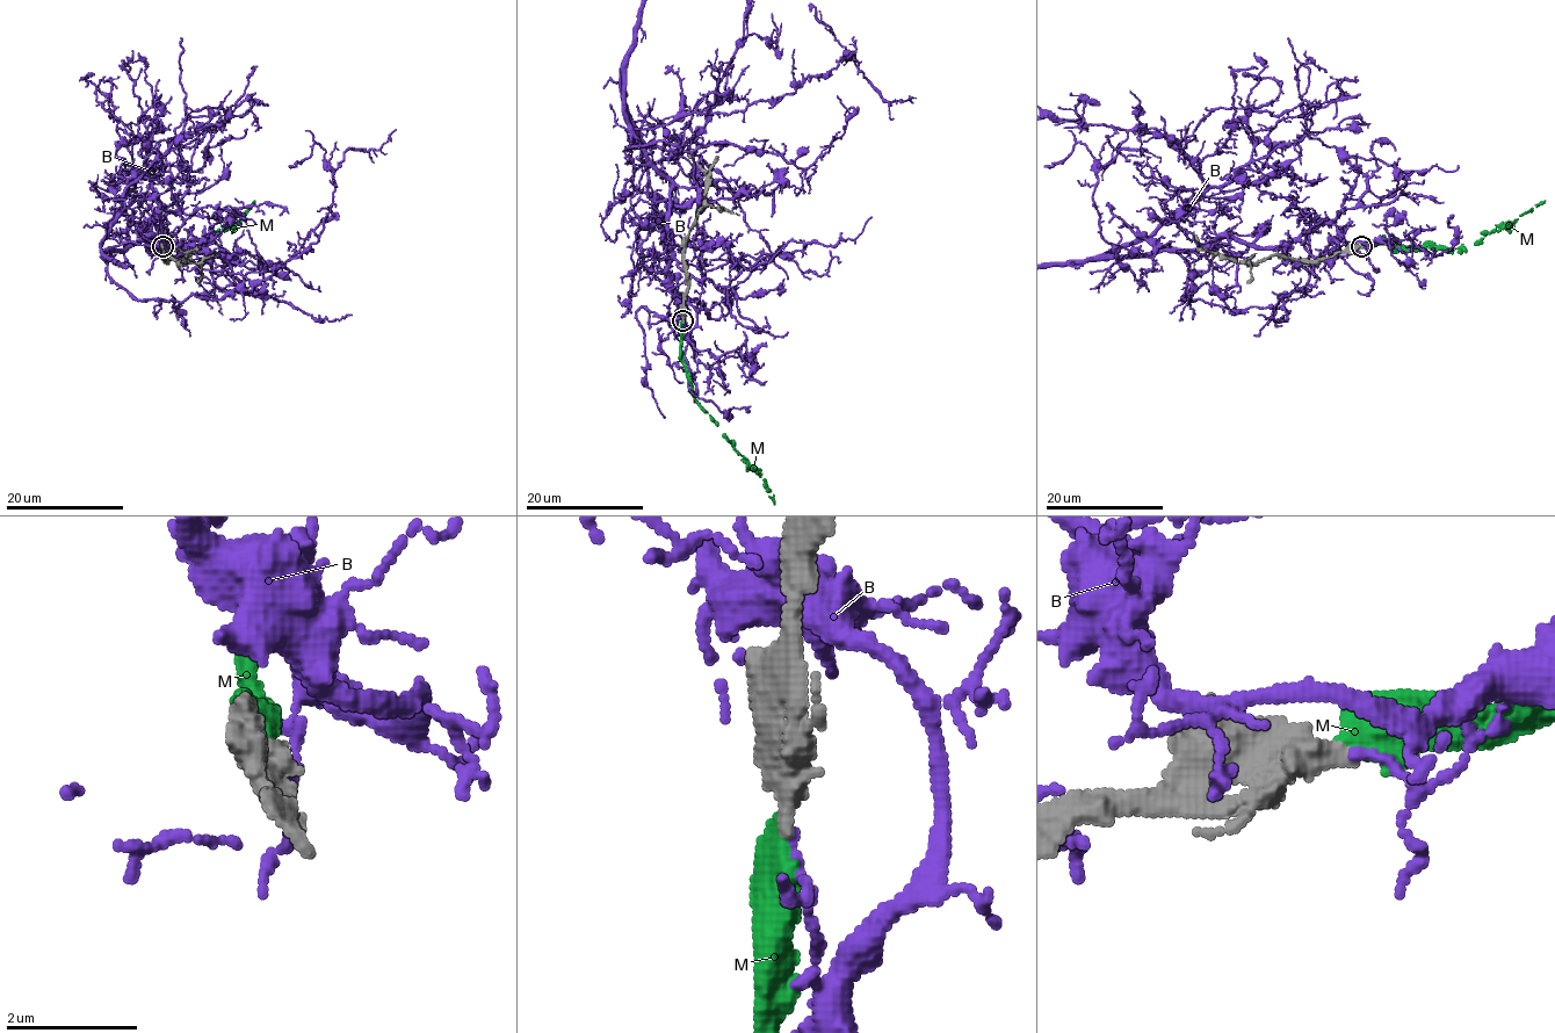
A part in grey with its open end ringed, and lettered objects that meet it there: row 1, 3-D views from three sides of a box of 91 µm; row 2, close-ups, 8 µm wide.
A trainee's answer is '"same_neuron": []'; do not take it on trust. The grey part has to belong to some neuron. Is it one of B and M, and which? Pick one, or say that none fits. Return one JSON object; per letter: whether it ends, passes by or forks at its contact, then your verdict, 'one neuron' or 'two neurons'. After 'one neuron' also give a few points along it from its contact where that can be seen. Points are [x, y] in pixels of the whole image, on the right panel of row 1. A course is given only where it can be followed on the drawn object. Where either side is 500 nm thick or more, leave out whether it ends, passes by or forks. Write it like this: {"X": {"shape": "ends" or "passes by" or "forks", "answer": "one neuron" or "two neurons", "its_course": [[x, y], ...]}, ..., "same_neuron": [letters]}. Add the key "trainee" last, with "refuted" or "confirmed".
{"B": {"shape": "ends", "answer": "two neurons"}, "M": {"answer": "one neuron", "its_course": [[1361, 247], [1394, 244], [1458, 248], [1477, 244], [1496, 226], [1511, 226], [1521, 215], [1545, 200]]}, "same_neuron": ["M"], "trainee": "refuted"}

